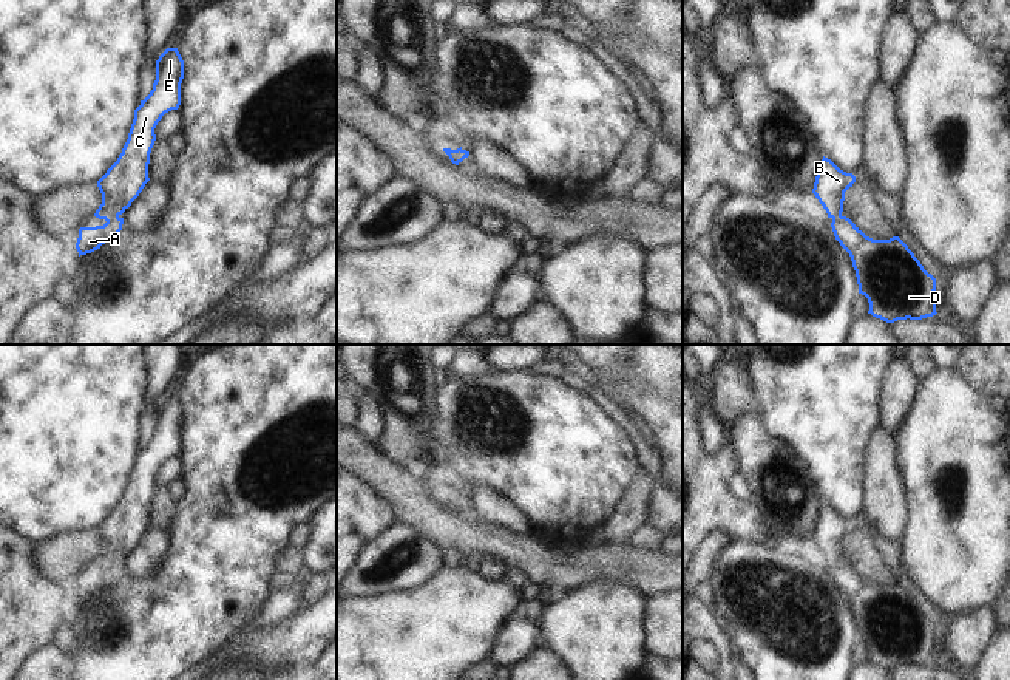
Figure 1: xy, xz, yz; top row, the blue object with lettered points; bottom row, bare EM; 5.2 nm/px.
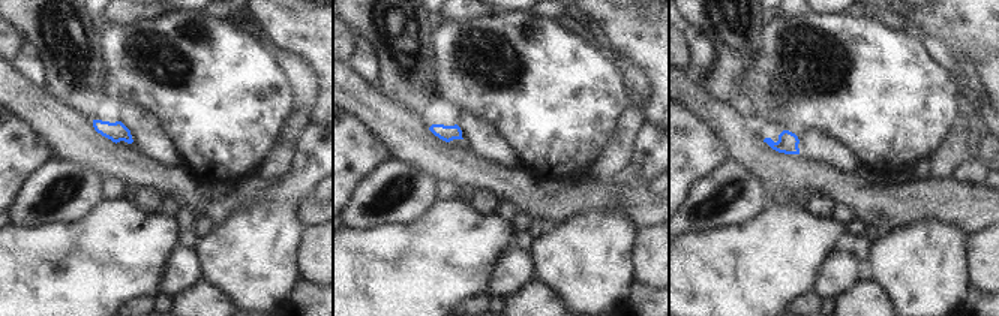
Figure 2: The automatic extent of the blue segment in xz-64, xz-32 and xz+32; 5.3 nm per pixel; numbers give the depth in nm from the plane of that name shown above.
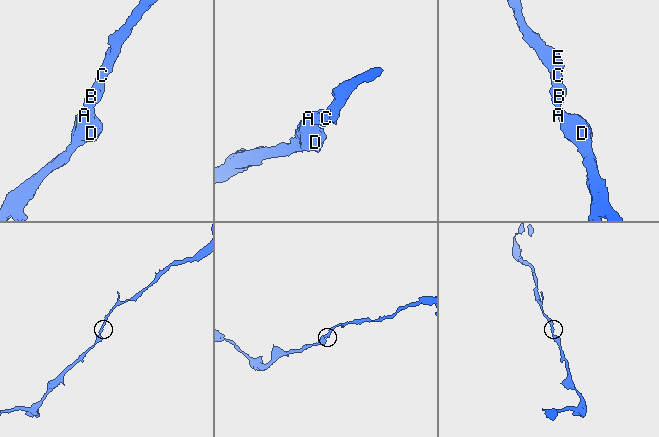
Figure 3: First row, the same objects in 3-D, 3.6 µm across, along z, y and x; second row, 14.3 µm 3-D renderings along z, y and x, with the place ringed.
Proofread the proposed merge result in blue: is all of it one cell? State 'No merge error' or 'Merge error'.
No merge error

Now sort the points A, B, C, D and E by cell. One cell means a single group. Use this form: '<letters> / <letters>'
A B C D E

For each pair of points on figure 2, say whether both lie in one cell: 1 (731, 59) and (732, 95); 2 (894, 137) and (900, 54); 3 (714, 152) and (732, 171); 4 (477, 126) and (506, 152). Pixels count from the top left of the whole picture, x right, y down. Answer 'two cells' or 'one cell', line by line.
1: one cell
2: one cell
3: two cells
4: one cell

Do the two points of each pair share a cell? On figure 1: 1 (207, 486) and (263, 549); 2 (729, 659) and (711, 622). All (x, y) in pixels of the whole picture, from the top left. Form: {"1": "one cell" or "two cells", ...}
{"1": "one cell", "2": "one cell"}

